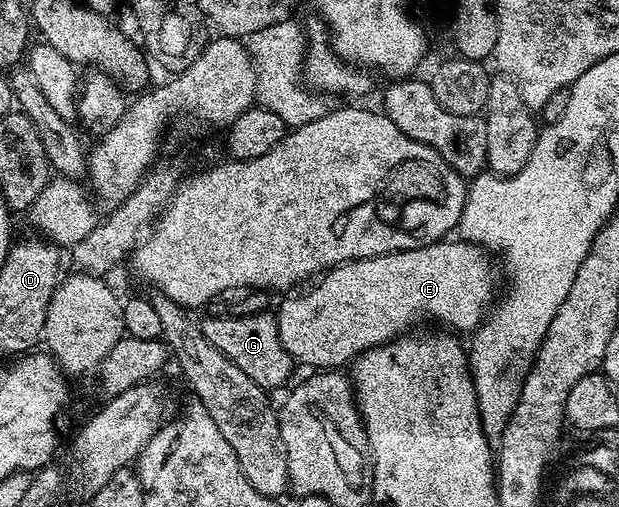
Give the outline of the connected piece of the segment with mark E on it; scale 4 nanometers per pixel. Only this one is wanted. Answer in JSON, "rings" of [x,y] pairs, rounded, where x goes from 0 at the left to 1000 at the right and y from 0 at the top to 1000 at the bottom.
{"rings":[[[730,473],[704,475],[679,491],[654,491],[649,499],[622,499],[617,507],[557,515],[541,531],[528,533],[509,556],[512,562],[506,570],[480,586],[462,588],[452,611],[444,611],[456,684],[462,684],[473,714],[506,720],[502,726],[511,732],[543,732],[574,712],[591,690],[622,680],[625,673],[638,673],[641,665],[658,659],[664,651],[659,647],[677,633],[712,633],[717,639],[712,643],[730,653],[767,653],[798,594],[795,576],[801,570],[801,546],[795,540],[796,509],[761,475]]]}

